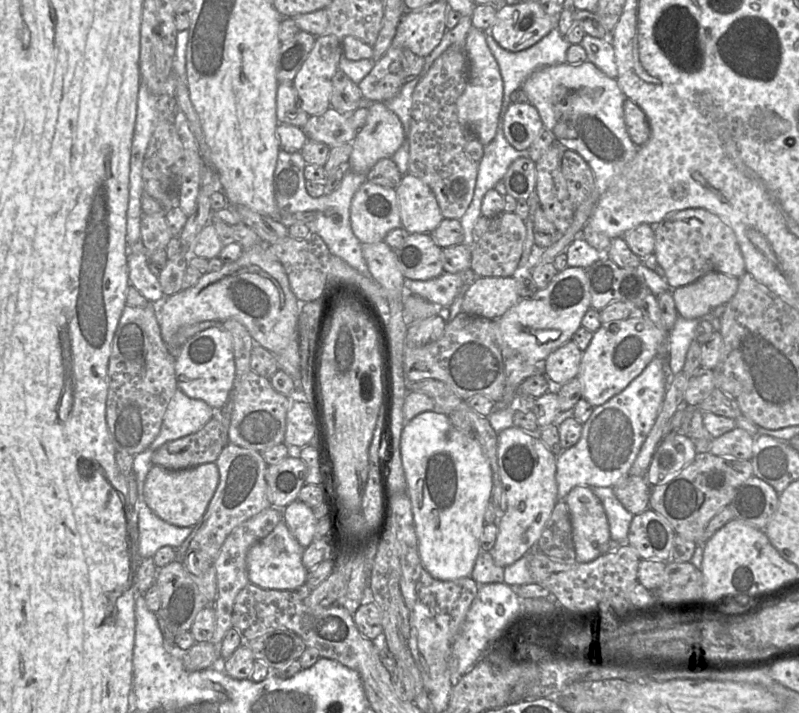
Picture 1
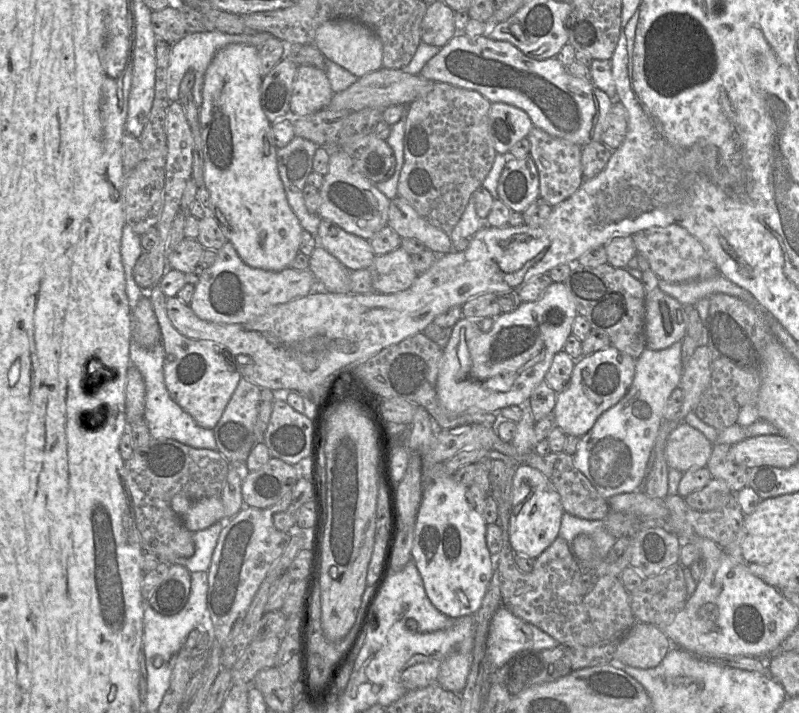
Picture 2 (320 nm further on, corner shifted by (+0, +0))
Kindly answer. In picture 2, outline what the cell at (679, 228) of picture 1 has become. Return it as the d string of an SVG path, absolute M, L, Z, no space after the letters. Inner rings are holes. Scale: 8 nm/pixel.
M672 224L666 227L651 227L632 235L637 253L648 261L650 269L669 283L684 283L710 278L718 274L716 264L711 260L703 245L685 228Z

